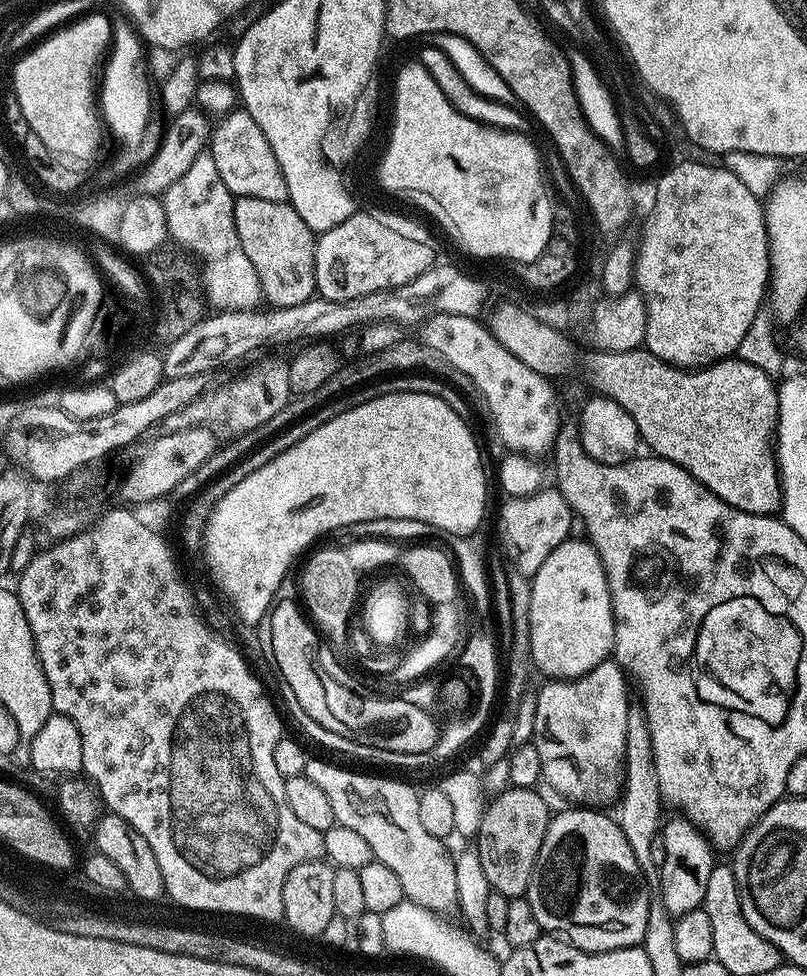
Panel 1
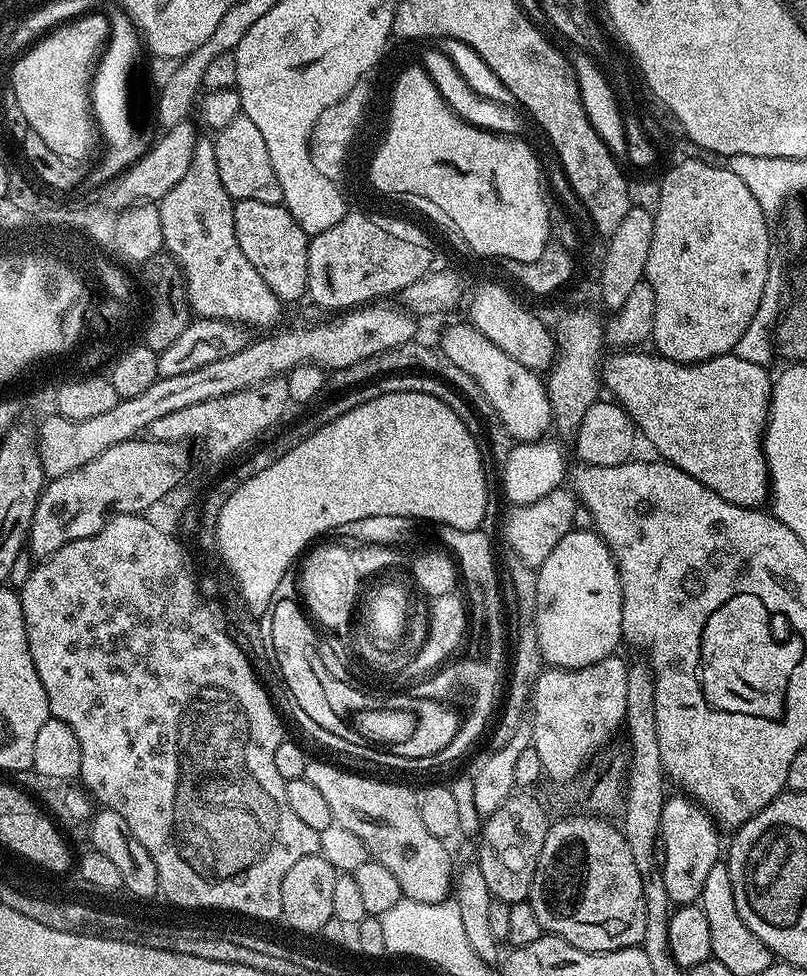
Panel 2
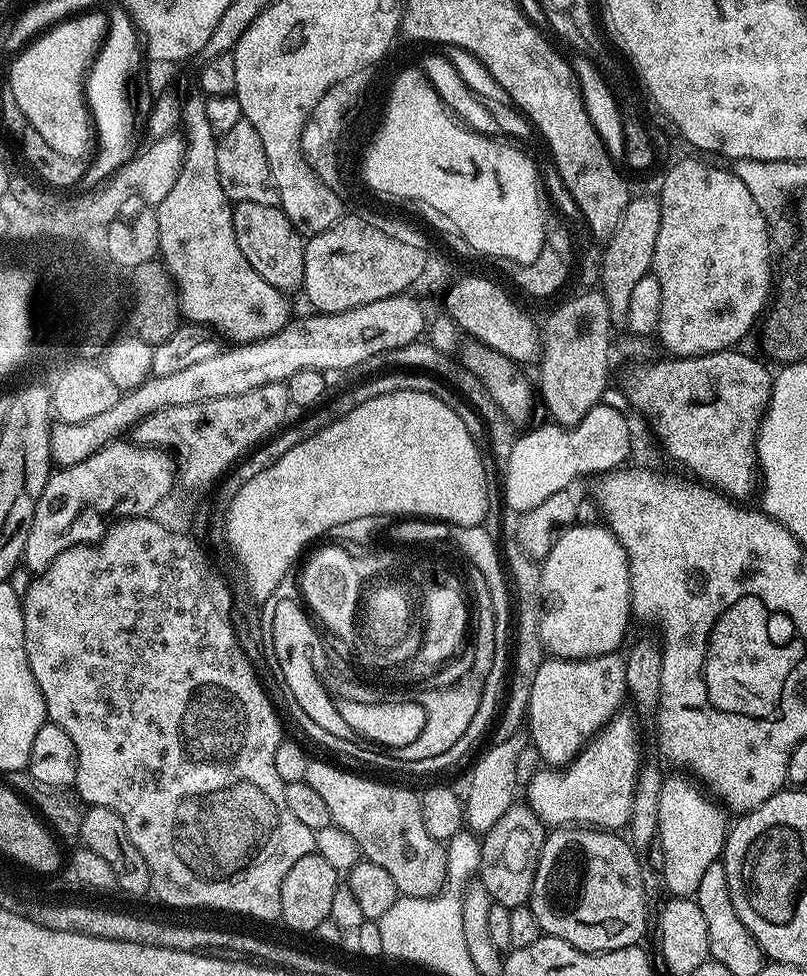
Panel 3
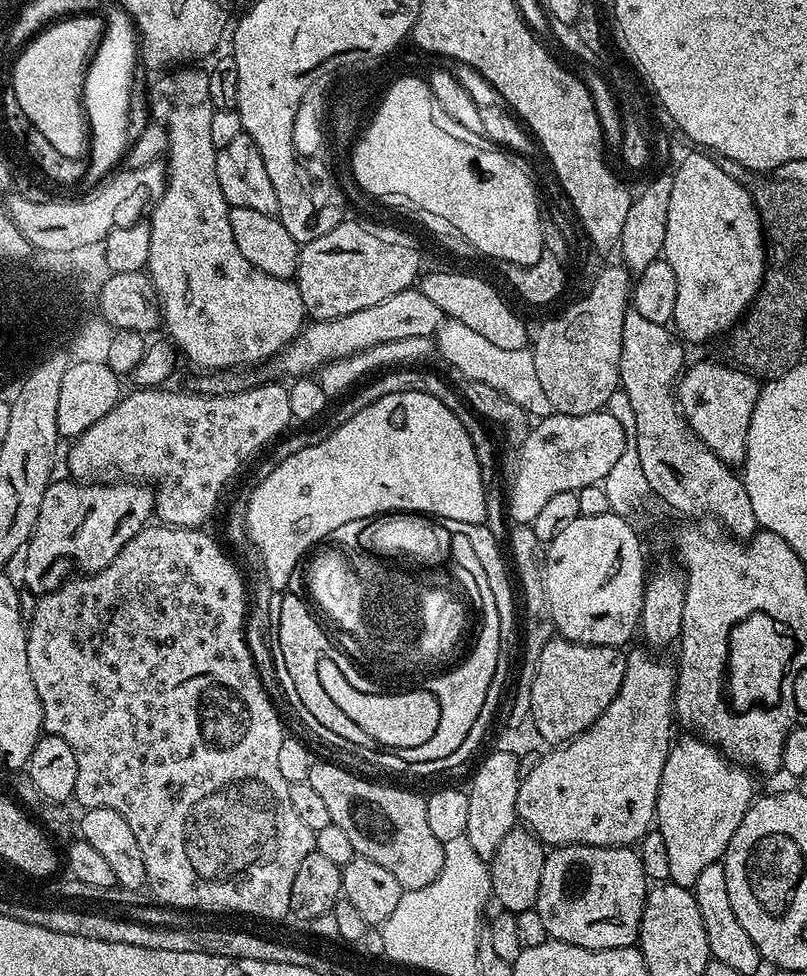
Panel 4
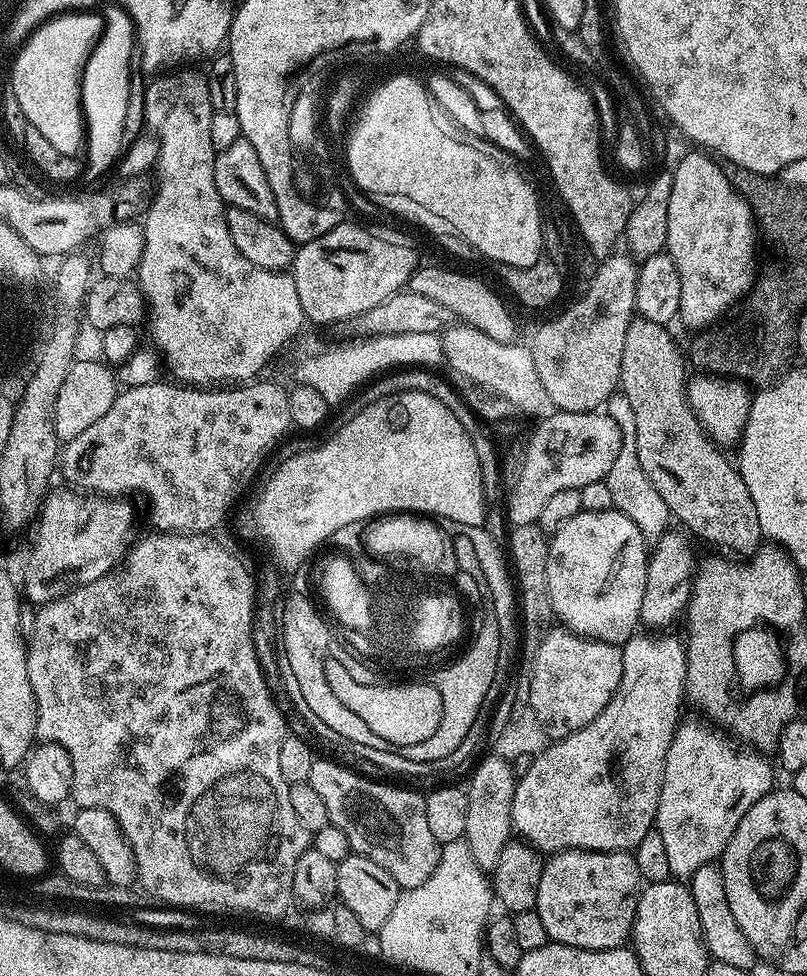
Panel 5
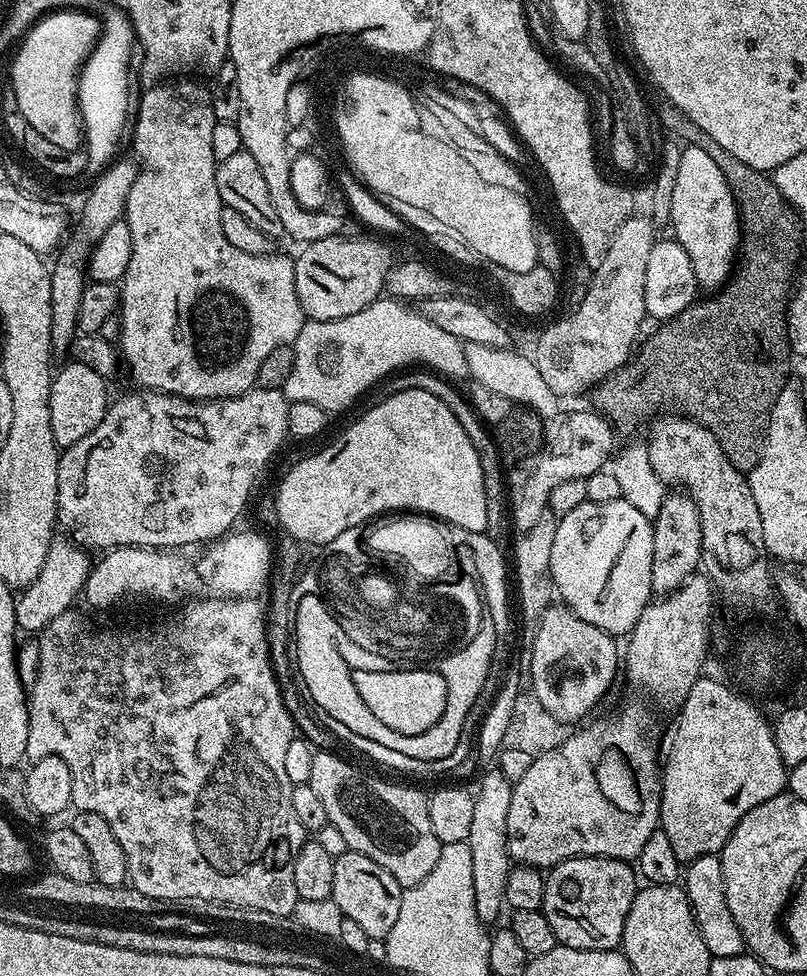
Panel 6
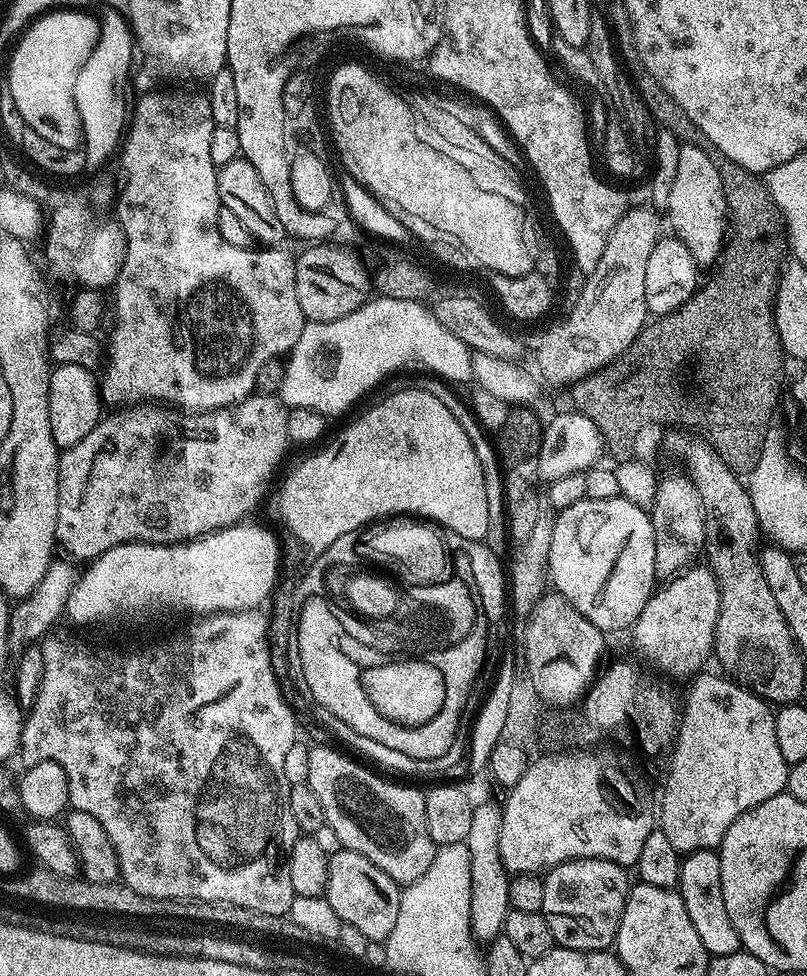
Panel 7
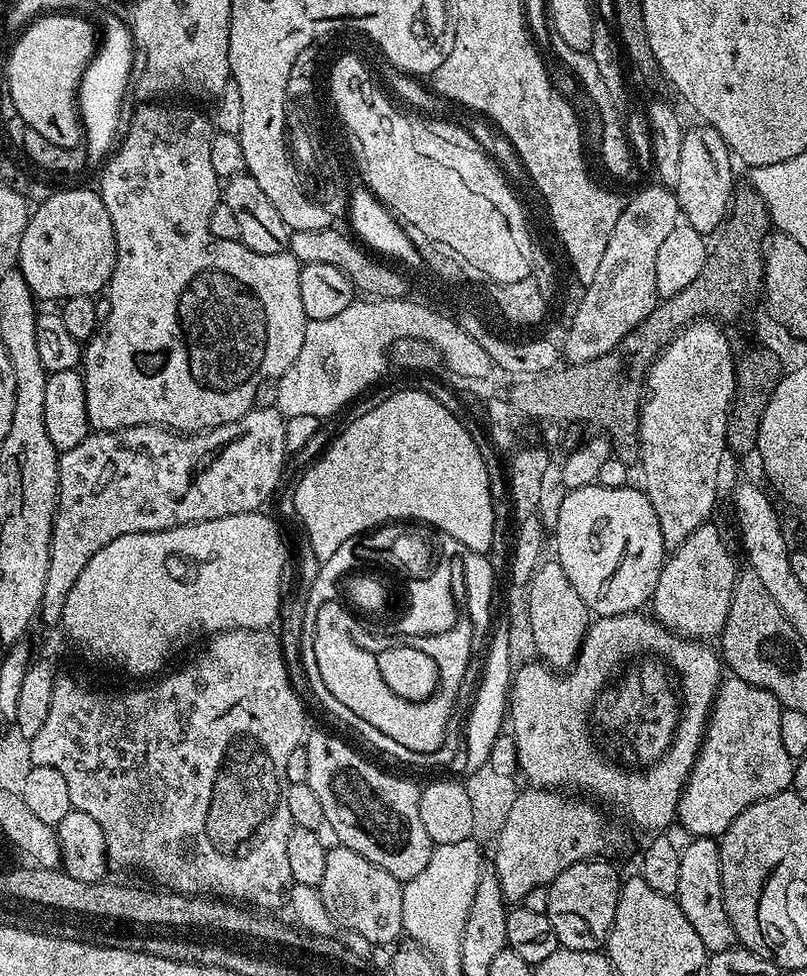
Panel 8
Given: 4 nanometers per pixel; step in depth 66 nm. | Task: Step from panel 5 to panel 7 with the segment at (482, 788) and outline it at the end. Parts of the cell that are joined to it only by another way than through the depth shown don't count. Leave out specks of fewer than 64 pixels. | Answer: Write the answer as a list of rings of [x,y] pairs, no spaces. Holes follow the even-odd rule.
[[[478,808],[471,816],[470,833],[465,844],[470,860],[470,928],[475,941],[482,944],[491,943],[503,933],[506,914],[511,908],[509,886],[511,877],[504,869],[501,854],[498,850],[498,838],[501,834],[501,811],[493,808]]]

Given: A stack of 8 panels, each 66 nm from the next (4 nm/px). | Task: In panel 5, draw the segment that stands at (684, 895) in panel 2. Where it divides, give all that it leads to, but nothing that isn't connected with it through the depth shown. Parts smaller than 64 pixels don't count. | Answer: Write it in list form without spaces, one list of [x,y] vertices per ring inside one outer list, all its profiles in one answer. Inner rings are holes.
[[[685,719],[676,728],[670,750],[666,750],[654,830],[662,834],[670,870],[680,882],[687,881],[702,866],[719,861],[734,830],[738,830],[738,822],[742,822],[742,814],[774,788],[772,768],[764,757],[767,755],[735,748],[716,728]]]

